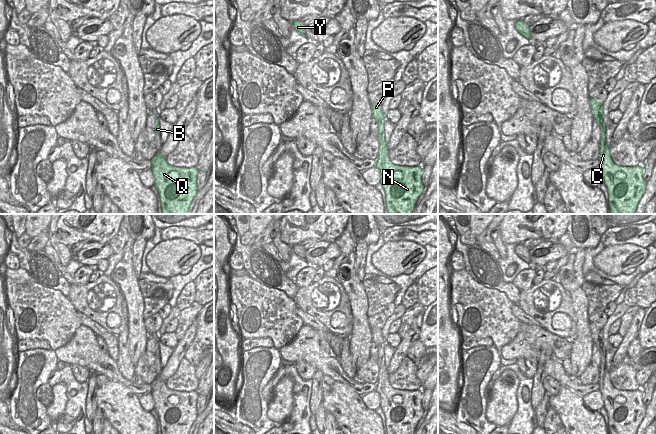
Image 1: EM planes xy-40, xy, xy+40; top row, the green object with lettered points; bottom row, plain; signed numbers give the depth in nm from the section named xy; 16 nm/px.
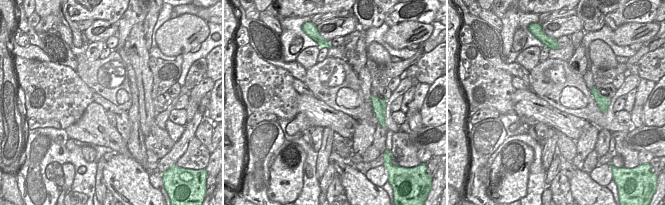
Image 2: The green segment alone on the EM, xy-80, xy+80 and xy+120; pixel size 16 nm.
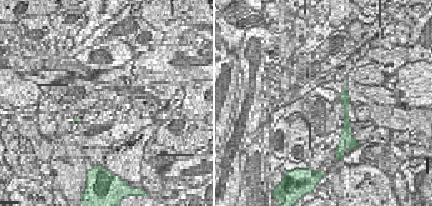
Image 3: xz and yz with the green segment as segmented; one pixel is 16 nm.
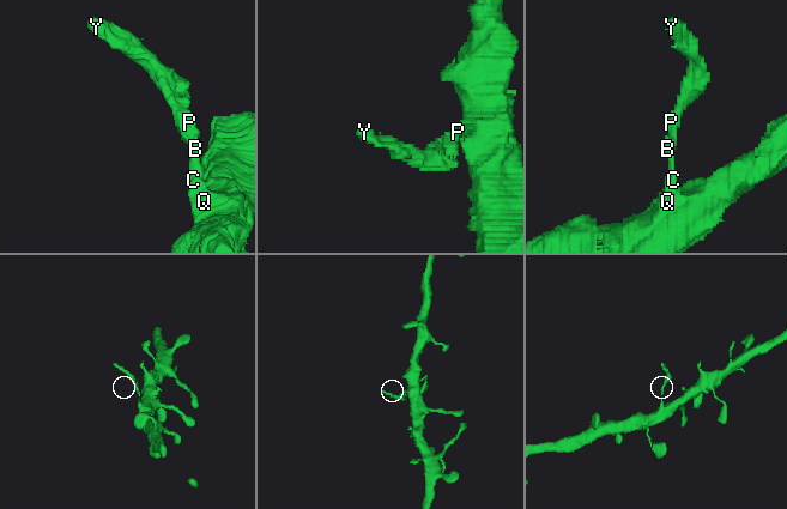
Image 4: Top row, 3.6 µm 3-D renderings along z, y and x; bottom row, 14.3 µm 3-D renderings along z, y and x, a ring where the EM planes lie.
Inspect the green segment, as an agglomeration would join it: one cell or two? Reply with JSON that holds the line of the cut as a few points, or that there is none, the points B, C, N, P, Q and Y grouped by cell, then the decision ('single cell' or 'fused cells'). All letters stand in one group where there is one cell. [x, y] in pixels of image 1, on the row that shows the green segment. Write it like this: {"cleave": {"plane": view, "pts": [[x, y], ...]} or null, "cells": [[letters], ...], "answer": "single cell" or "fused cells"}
{"cleave": {"plane": "xy+40", "pts": [[605, 143], [600, 147]]}, "cells": [["B", "P", "Y"], ["C", "N", "Q"]], "answer": "fused cells"}

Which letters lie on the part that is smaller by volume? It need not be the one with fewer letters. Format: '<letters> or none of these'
B, P, Y

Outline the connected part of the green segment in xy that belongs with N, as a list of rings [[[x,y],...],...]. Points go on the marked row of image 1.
[[[379,144],[376,168],[380,172],[380,184],[386,195],[388,214],[411,214],[422,194],[422,166],[394,165],[388,156],[387,144]]]

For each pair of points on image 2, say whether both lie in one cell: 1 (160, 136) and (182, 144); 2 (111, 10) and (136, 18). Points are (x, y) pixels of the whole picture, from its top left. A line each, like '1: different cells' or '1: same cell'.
1: different cells
2: different cells

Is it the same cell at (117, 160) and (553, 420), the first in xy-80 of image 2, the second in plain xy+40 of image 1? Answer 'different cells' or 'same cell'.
different cells

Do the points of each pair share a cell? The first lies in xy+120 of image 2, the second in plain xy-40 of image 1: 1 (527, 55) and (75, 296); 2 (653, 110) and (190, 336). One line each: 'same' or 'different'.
1: different
2: different

